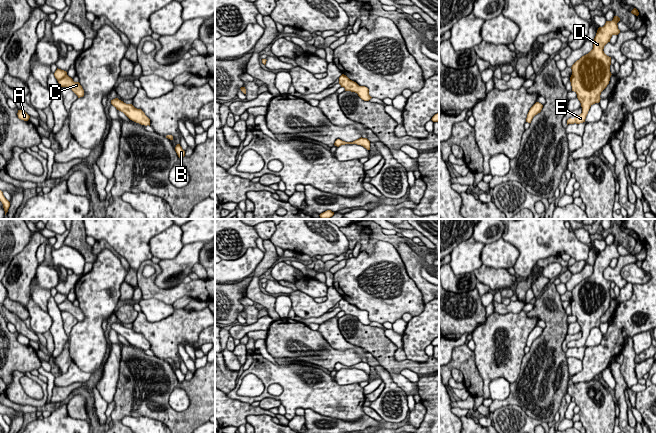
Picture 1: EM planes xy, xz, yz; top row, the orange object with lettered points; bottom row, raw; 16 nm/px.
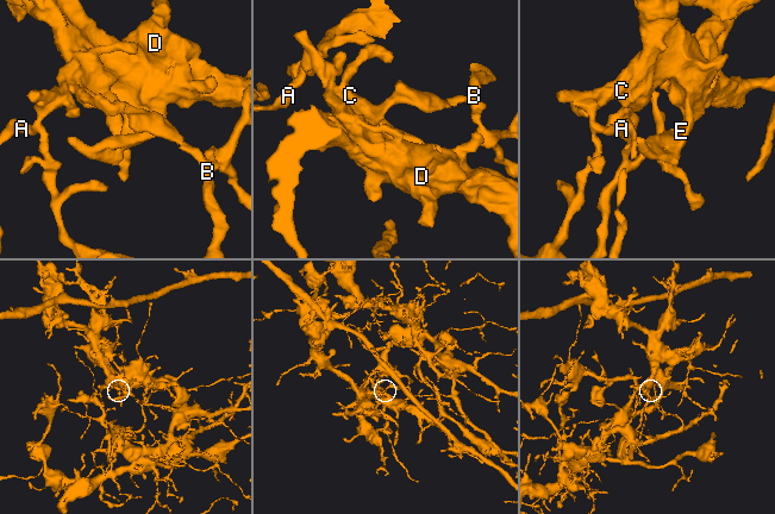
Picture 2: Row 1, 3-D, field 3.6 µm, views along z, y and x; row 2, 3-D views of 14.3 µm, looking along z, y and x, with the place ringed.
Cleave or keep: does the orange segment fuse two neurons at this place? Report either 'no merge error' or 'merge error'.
merge error

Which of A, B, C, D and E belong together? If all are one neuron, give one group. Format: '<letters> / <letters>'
A B / C D E

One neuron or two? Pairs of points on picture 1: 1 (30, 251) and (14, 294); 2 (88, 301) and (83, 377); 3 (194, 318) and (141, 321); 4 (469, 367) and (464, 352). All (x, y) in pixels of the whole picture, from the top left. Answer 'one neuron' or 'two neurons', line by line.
1: one neuron
2: two neurons
3: one neuron
4: one neuron

